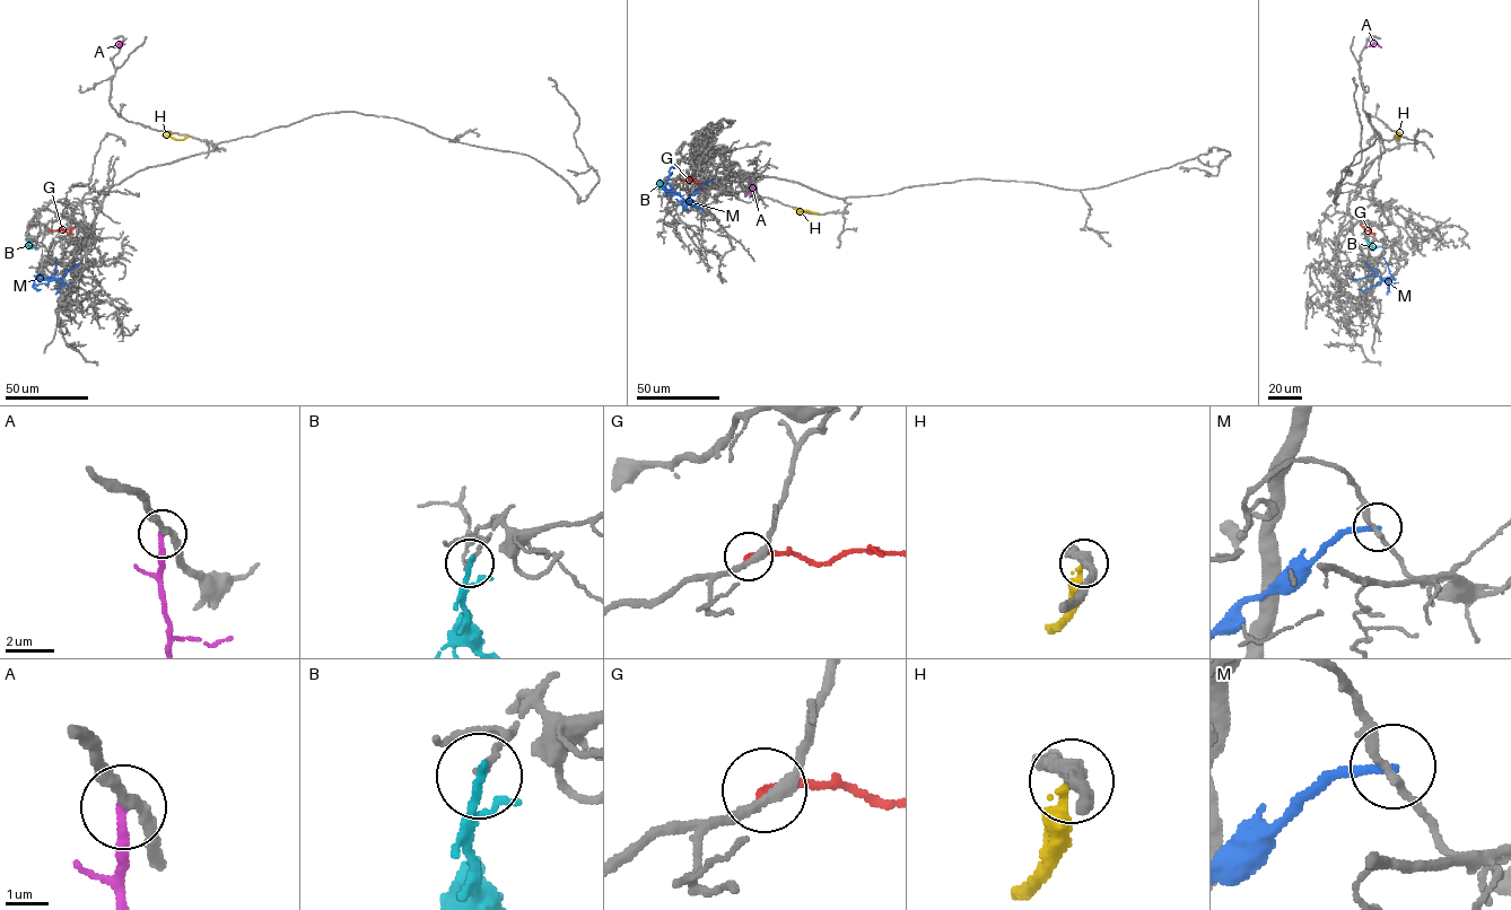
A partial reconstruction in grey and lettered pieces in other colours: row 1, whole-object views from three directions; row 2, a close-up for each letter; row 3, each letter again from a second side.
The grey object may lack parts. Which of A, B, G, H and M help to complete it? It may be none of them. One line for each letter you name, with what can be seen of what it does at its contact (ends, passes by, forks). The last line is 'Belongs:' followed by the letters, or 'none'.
Belongs: none

